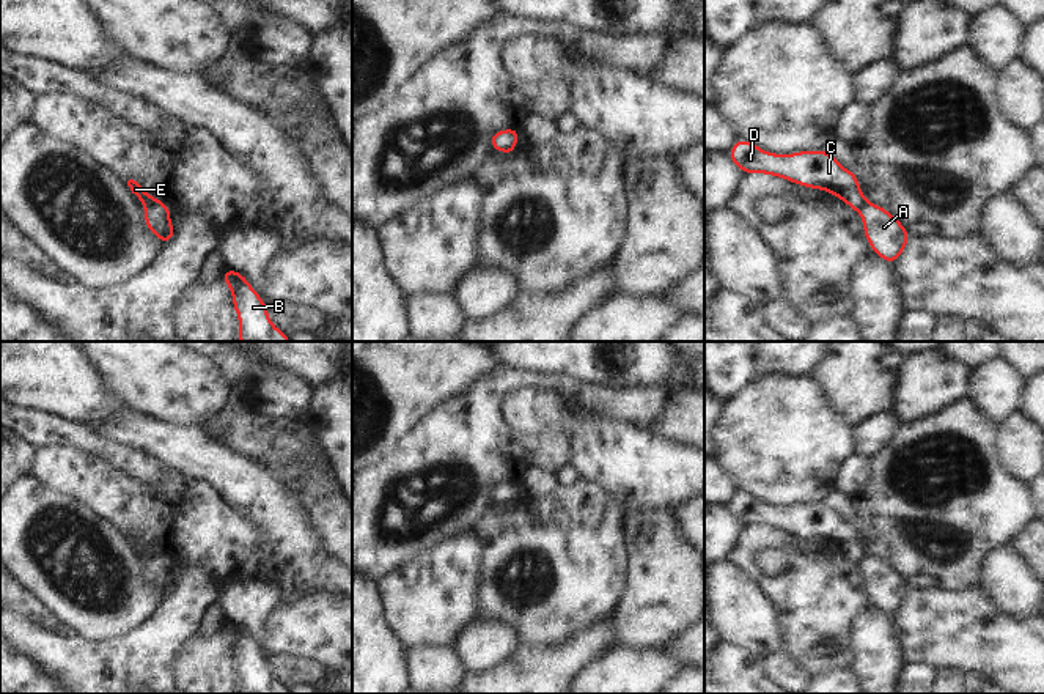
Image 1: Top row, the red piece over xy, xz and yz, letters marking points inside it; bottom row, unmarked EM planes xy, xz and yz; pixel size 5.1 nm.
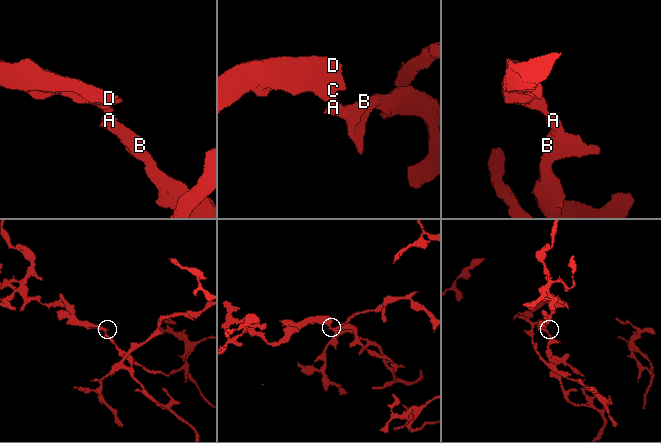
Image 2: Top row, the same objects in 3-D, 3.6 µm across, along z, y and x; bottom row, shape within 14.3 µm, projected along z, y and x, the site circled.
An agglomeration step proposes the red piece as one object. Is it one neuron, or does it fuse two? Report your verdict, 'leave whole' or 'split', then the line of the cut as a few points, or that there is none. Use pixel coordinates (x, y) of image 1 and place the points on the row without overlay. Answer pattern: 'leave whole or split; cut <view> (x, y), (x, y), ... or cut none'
split; cut xy (158, 553), (145, 559)

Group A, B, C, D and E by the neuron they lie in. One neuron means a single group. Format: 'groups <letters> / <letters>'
groups A B / C D E

